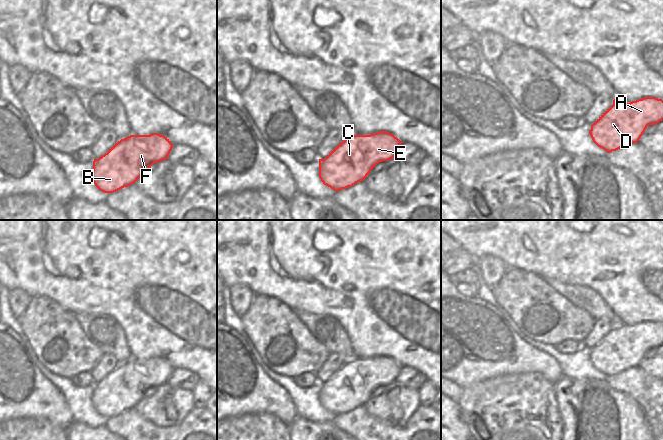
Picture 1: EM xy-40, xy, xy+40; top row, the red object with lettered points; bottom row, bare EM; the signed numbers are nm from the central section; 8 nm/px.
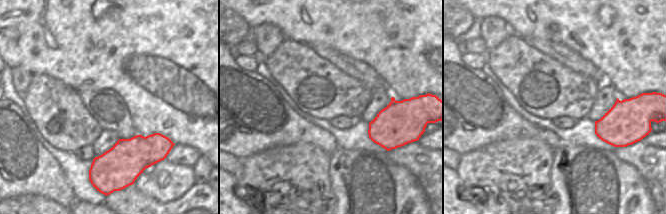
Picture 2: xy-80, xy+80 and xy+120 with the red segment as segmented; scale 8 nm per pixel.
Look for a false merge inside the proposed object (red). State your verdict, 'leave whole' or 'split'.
leave whole

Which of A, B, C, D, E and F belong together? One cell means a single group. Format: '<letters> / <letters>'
A B C D E F

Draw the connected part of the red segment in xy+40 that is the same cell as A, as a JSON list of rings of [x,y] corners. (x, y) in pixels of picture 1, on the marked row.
[[[644,97],[619,104],[616,99],[592,125],[589,132],[593,142],[607,153],[637,143],[648,125],[663,120],[663,100]]]

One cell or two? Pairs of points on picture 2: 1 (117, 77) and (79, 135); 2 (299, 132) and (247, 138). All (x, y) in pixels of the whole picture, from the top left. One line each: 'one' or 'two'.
1: two
2: one

